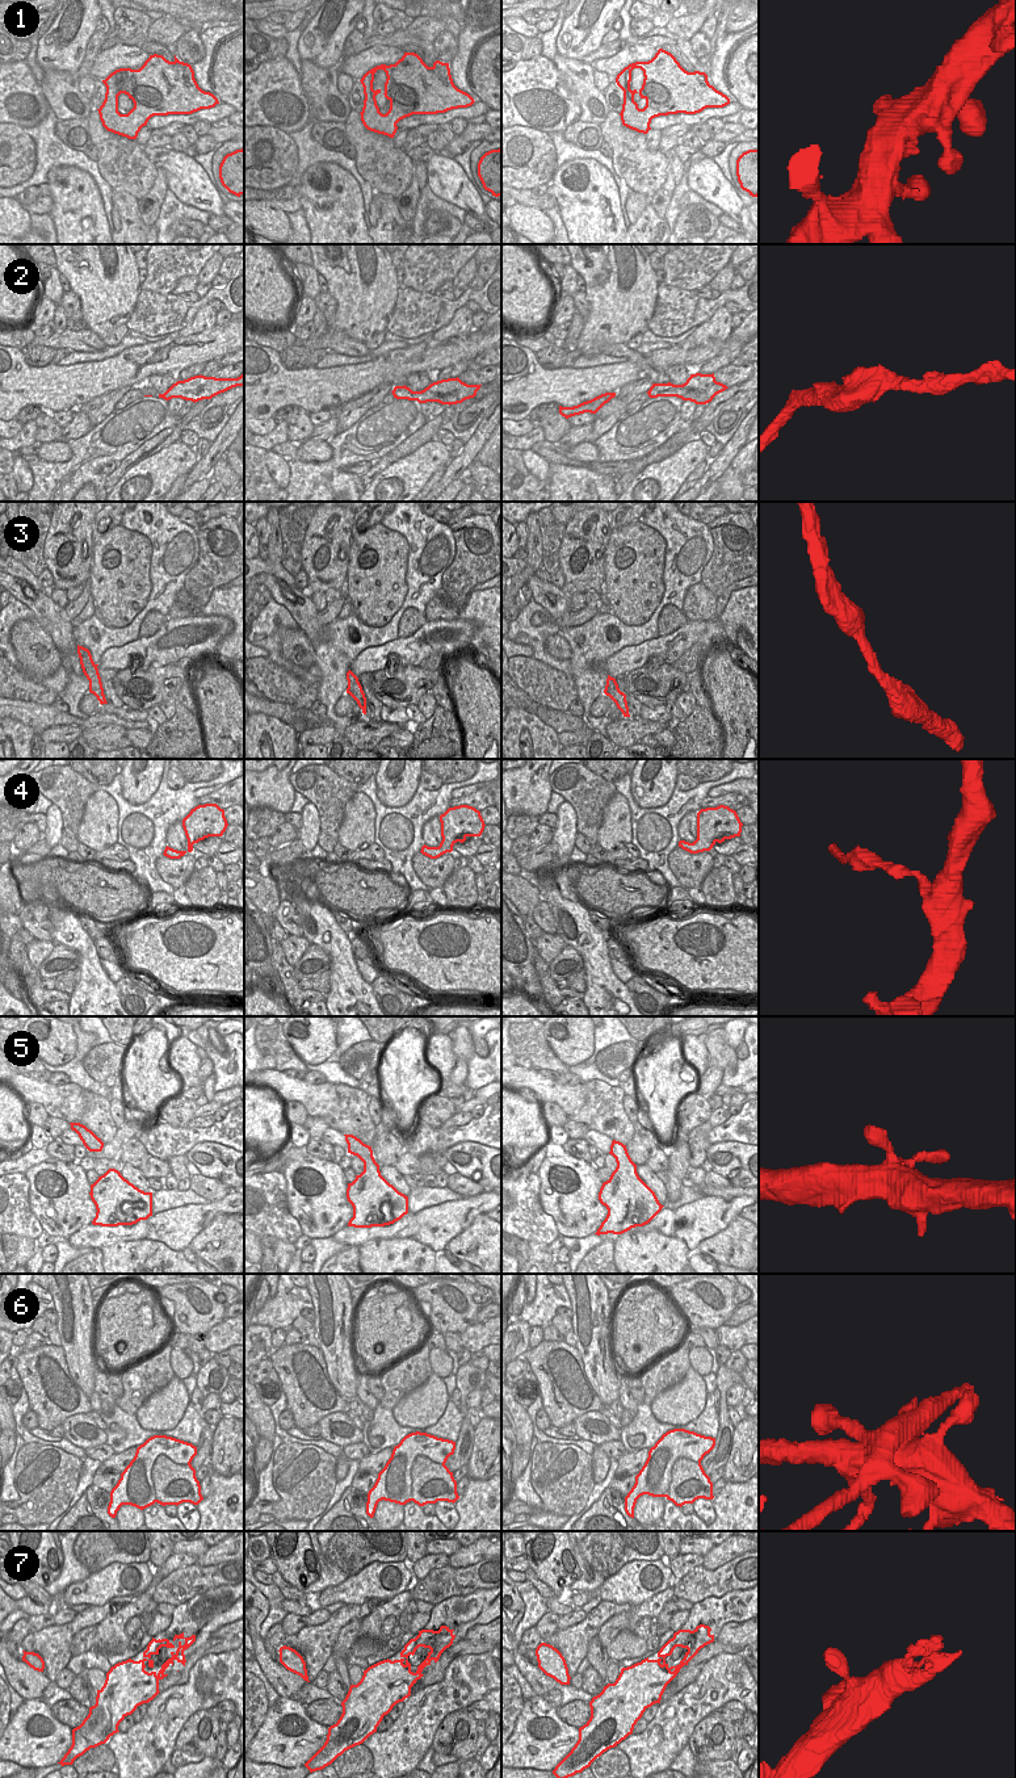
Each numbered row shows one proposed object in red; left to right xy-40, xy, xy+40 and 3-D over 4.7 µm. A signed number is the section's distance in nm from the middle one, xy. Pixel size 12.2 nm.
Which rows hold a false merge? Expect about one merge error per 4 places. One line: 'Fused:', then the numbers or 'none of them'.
Fused: 4, 6

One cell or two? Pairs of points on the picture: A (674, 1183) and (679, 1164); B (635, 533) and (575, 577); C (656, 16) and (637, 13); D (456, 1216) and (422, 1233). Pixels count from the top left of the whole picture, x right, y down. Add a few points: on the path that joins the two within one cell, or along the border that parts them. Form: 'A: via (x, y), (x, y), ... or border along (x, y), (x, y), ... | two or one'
A: via (675, 1178), (677, 1169) | one
B: border along (612, 531), (605, 550), (604, 587) | two
C: via (651, 13), (642, 13) | one
D: via (448, 1219), (429, 1228) | one

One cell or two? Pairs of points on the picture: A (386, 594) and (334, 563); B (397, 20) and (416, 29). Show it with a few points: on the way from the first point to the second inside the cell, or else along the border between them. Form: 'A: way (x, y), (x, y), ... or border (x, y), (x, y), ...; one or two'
A: border (352, 541), (345, 596); two
B: border (414, 19), (404, 29); two

